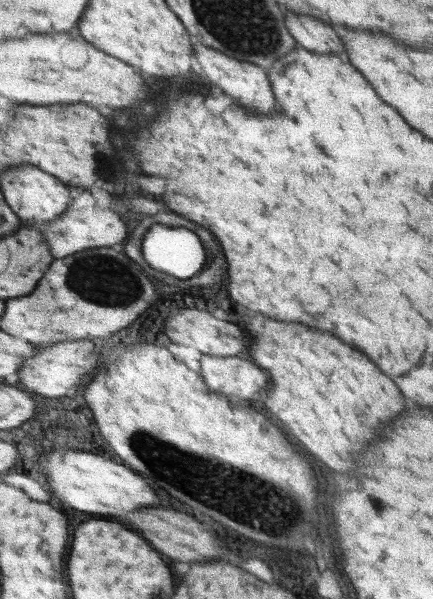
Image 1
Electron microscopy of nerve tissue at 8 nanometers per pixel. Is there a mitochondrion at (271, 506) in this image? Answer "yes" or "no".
yes

